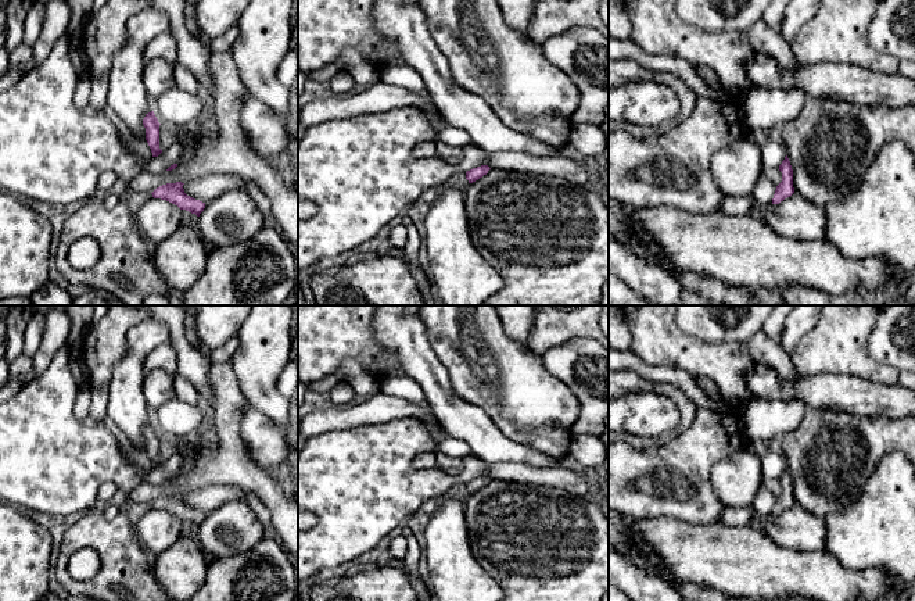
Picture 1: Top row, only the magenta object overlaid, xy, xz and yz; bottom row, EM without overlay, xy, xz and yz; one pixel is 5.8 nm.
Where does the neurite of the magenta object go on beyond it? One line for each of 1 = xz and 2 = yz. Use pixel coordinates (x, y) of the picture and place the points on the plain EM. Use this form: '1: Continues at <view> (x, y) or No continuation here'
1: No continuation here
2: No continuation here

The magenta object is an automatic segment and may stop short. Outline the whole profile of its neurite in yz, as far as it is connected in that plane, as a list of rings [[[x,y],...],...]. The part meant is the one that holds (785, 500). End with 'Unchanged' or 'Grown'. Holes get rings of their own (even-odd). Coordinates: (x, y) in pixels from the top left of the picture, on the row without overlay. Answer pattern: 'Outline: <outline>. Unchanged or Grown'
Outline: [[[787,466],[779,476],[779,482],[782,483],[782,493],[776,497],[772,515],[779,515],[781,512],[790,508],[794,504],[793,480],[792,480]]]. Unchanged

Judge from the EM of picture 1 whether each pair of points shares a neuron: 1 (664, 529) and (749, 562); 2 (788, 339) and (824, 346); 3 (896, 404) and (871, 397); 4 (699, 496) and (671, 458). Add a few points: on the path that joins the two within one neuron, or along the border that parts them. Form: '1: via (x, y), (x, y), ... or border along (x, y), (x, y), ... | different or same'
1: via (685, 550), (692, 554), (717, 555), (728, 560) | same
2: border along (818, 319), (789, 353) | different
3: via (890, 401), (876, 400) | same
4: via (689, 486), (680, 476), (680, 468) | same

